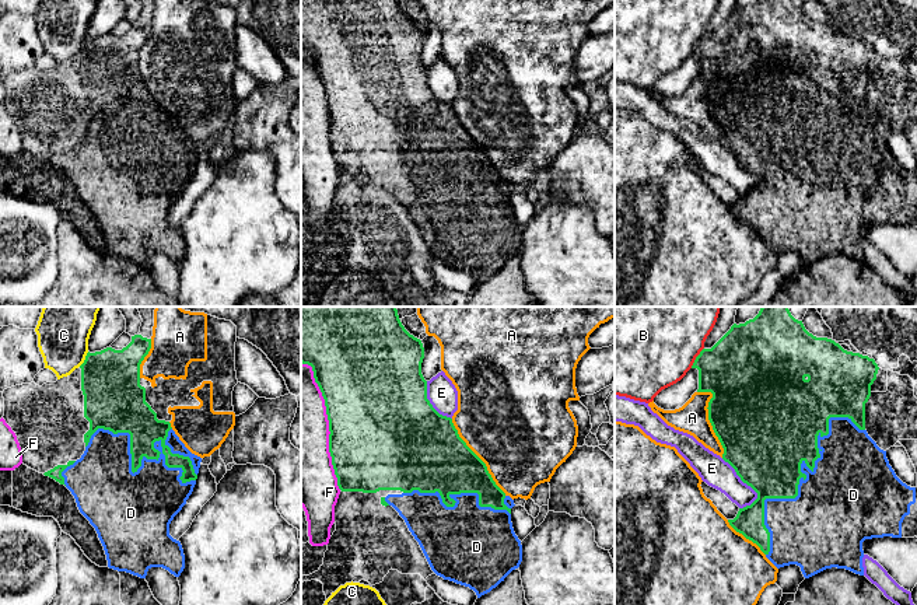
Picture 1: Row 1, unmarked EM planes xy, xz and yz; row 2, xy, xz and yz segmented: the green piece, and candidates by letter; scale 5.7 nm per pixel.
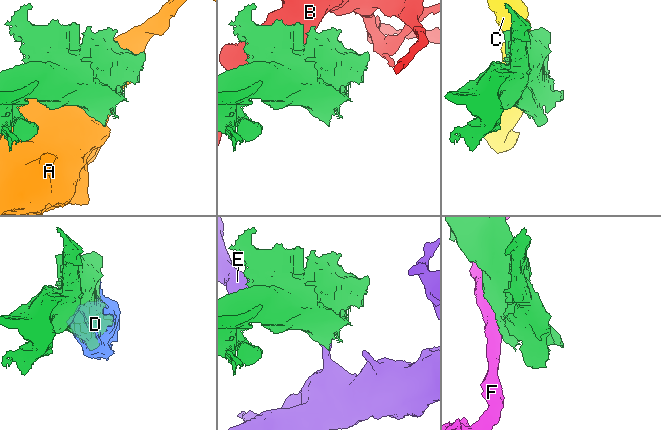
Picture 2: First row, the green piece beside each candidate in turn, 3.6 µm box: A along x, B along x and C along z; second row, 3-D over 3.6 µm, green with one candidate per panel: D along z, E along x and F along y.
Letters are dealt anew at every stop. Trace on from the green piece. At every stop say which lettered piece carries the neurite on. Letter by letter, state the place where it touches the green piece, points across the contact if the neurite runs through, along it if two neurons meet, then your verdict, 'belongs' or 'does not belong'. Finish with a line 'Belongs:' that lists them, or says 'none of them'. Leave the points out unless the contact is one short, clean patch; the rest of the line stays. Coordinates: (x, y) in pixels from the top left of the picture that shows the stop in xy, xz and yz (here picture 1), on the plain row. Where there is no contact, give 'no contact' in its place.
A: yz (709, 105) | does not belong
B: yz (696, 44) | does not belong
C: xy (86, 45) | along xy (88, 38), (79, 52) | does not belong
D: yz (801, 163) | belongs
E: yz (744, 168) | does not belong
F: xz (329, 109) | does not belong
Belongs: D

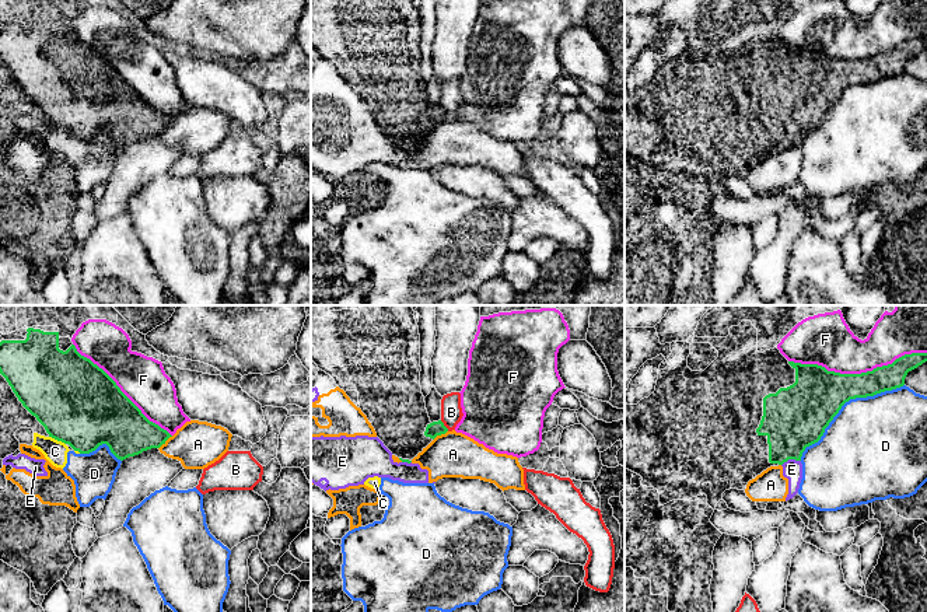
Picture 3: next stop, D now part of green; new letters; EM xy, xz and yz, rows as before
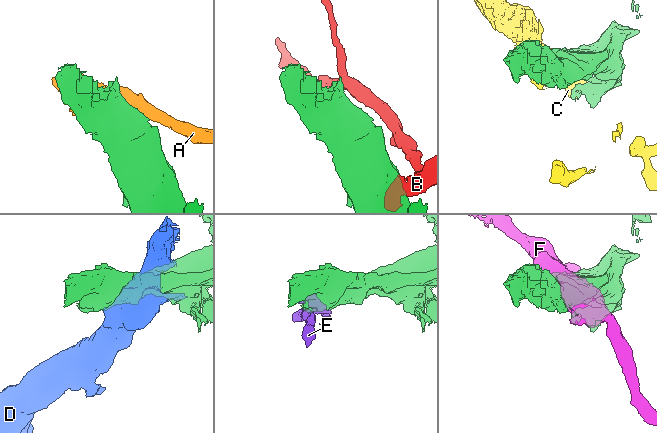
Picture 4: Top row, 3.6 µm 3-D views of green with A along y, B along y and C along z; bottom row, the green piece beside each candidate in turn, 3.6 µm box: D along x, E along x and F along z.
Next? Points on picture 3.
A: xy (165, 126) | does not belong
B: xz (444, 112) | does not belong
C: xy (58, 126) | does not belong
D: yz (843, 90) | does not belong
E: yz (790, 144) | does not belong
F: yz (857, 60) | does not belong
Belongs: none of them

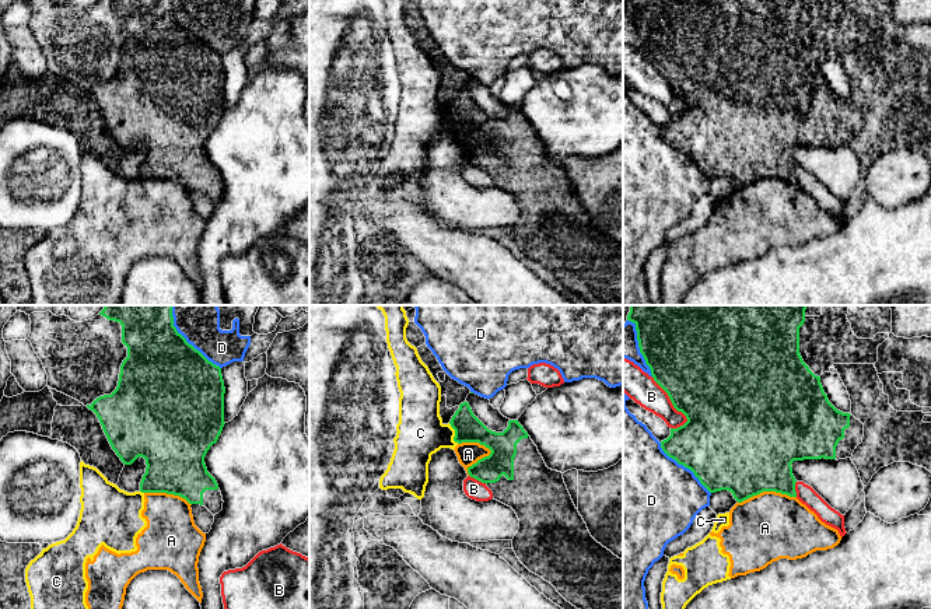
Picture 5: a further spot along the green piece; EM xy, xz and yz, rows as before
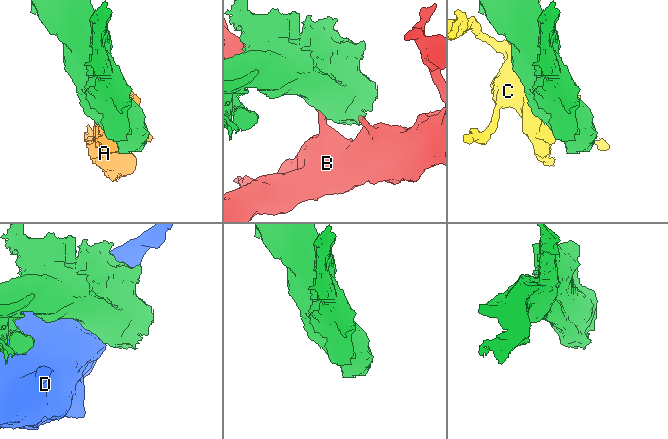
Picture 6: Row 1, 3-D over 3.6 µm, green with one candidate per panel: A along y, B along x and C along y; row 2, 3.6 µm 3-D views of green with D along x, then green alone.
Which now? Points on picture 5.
A: xz (482, 144) | does not belong
B: yz (671, 87) | does not belong
C: xz (455, 121) | does not belong
D: xy (191, 31) | does not belong
Belongs: none of them

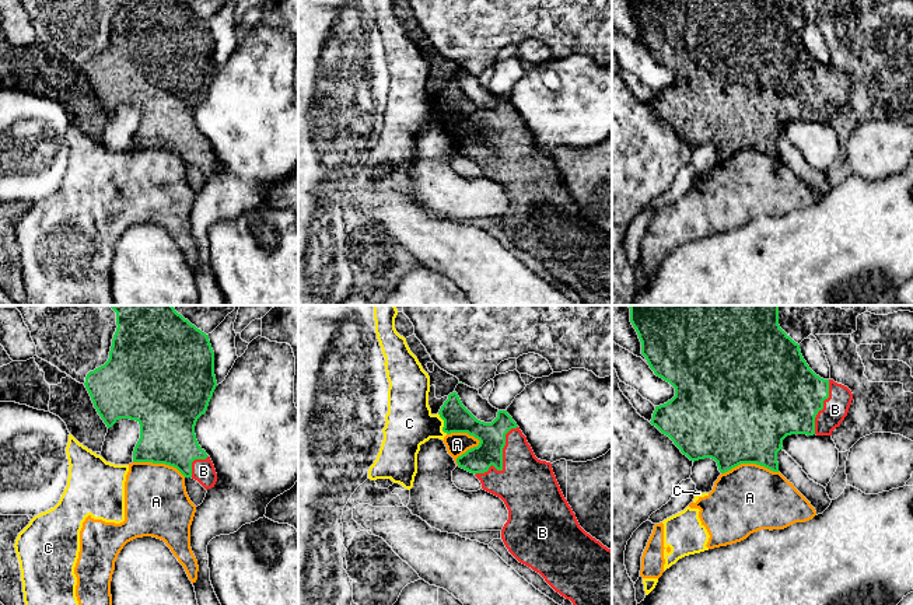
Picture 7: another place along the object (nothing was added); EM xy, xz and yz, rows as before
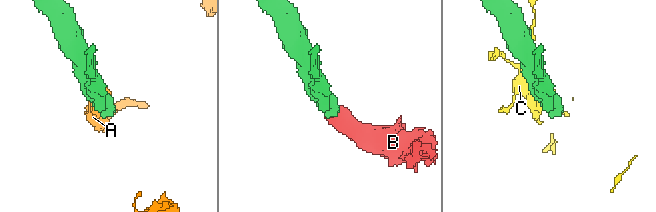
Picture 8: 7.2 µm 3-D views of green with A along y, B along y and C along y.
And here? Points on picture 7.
A: xz (471, 135) | does not belong
B: xz (502, 146) | belongs
C: xz (444, 111) | does not belong
Belongs: B

